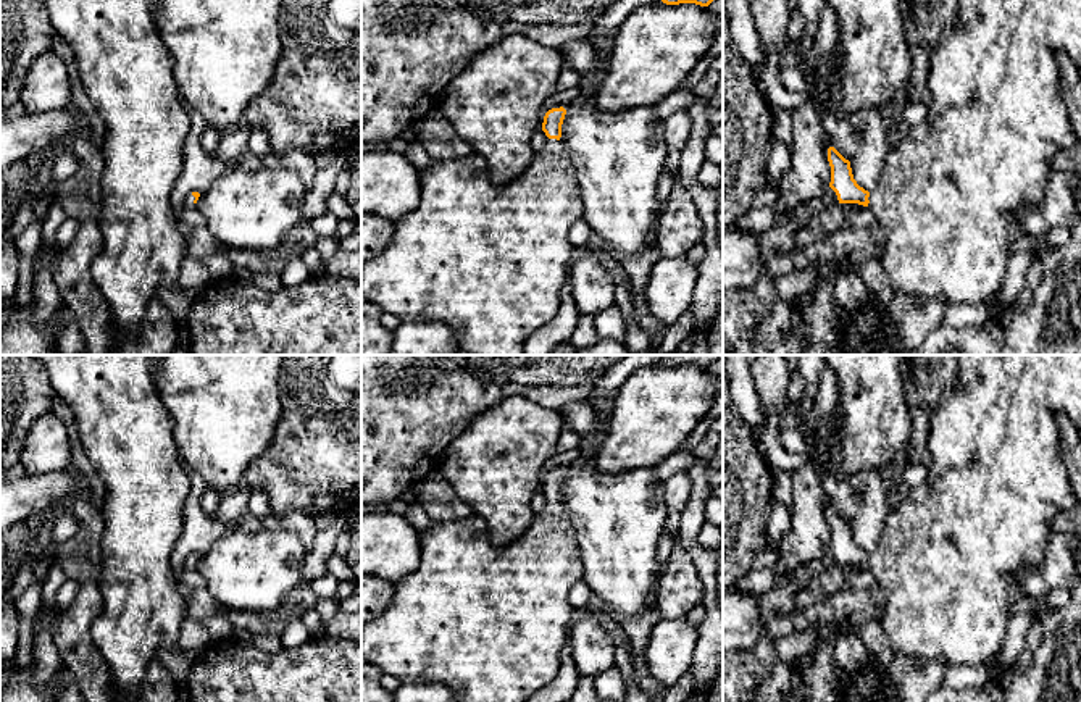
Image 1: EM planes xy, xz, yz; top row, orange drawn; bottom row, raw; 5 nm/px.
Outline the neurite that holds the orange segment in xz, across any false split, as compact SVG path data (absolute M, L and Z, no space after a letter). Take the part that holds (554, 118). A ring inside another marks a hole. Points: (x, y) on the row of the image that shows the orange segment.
M563 107L545 113L545 148L536 152L529 168L508 184L490 181L487 161L479 153L423 168L418 207L394 221L394 240L361 266L361 295L402 321L444 323L453 331L460 350L471 355L523 355L526 339L558 311L560 290L568 284L576 252L568 231L584 210L576 168L560 140L565 115Z

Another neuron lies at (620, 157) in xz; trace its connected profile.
M582 79L579 82L581 95L566 110L561 137L565 148L576 168L576 178L581 187L581 198L584 203L582 216L592 232L599 234L618 261L636 257L647 249L649 236L657 224L658 202L657 187L666 181L665 161L668 147L663 134L663 119L649 108L631 108L620 111L603 111L595 107L595 94L587 97L582 92Z

